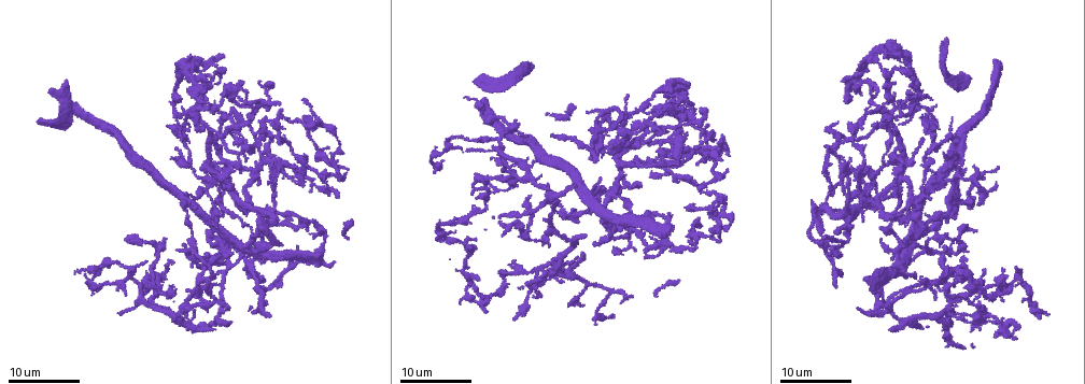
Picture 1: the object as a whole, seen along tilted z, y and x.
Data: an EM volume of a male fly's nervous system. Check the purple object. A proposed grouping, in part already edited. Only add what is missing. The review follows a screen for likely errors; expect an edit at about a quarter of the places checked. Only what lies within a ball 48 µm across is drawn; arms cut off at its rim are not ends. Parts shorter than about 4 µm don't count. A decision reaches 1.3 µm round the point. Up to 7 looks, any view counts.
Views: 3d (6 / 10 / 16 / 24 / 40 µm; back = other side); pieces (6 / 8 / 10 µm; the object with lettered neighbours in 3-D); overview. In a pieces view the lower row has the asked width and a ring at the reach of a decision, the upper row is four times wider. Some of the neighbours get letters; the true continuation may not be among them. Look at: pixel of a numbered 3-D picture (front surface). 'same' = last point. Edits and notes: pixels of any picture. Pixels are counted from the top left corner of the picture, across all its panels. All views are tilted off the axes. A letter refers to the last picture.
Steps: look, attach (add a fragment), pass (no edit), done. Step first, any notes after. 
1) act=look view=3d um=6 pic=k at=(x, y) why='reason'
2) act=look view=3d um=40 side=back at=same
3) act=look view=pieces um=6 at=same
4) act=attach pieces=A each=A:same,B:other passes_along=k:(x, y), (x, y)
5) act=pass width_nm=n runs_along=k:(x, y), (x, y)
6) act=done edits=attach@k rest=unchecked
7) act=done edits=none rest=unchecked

act=look view=3d um=16 pic=1 at=(527, 134) why='tapers out'

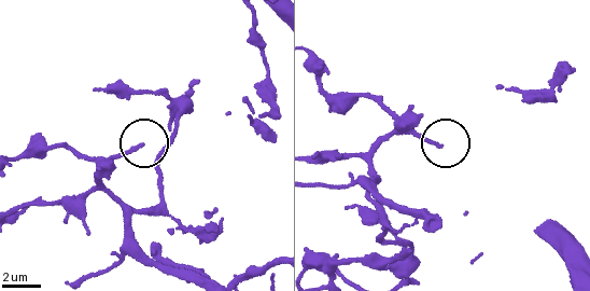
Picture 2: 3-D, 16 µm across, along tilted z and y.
act=look view=pieces um=6 pic=2 at=(441, 144)

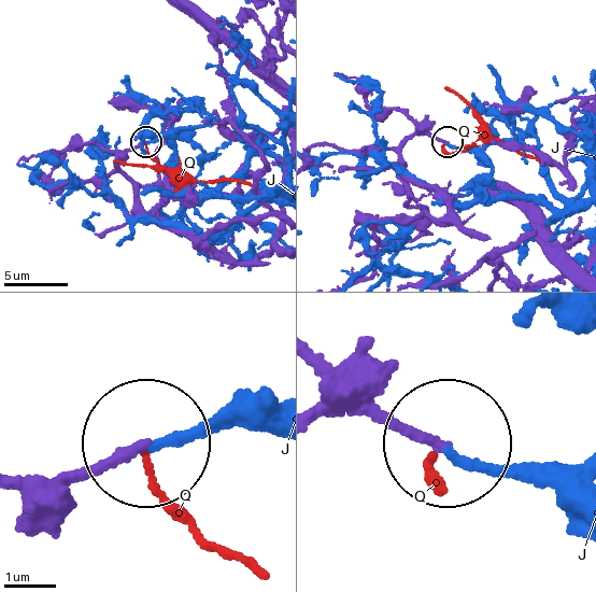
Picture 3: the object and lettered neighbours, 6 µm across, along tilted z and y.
act=pass width_nm=180 each=J:other,Q:other found='none of them fits'

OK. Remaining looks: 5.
act=look view=3d um=16 pic=1 at=(948, 268) why='branch stops here'

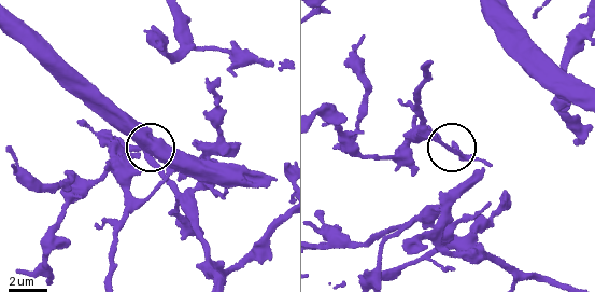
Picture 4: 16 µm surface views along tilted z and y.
act=look view=pieces um=6 pic=4 at=(456, 142)

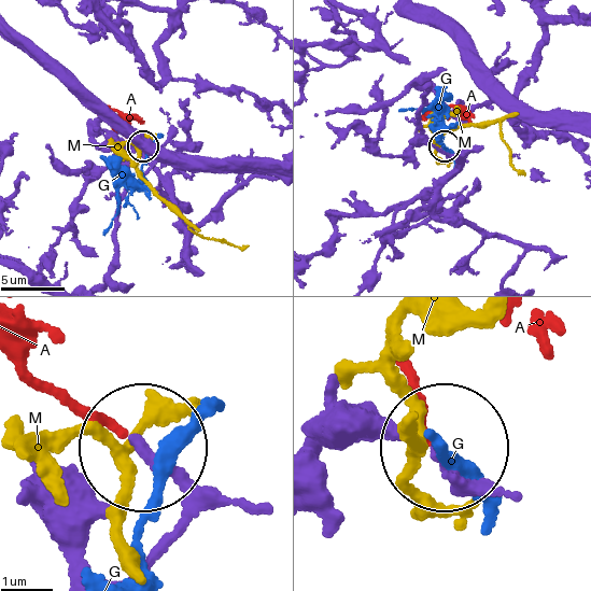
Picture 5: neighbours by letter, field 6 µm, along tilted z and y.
act=attach pieces=A each=A:same,G:other,M:other passes_along=5:(123, 427), (28, 368), (24, 324) found='the cell continues'

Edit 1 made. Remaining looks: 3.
act=look view=overview

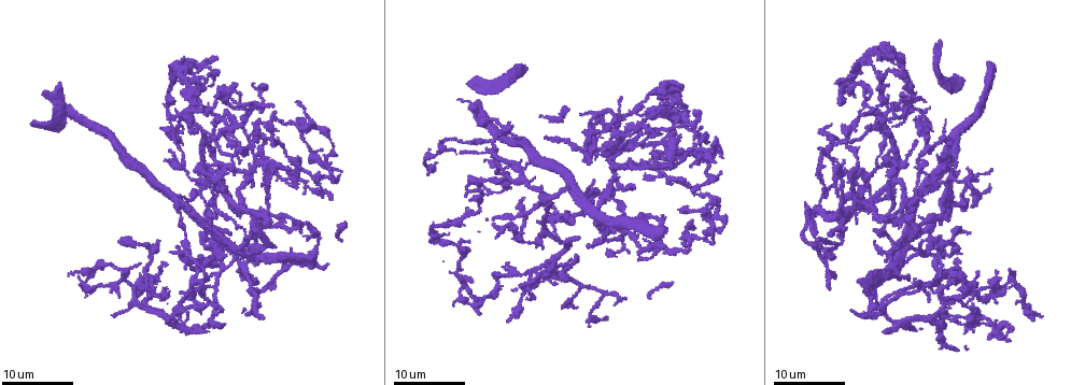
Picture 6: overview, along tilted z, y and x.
act=look view=3d um=16 pic=6 at=(233, 137)

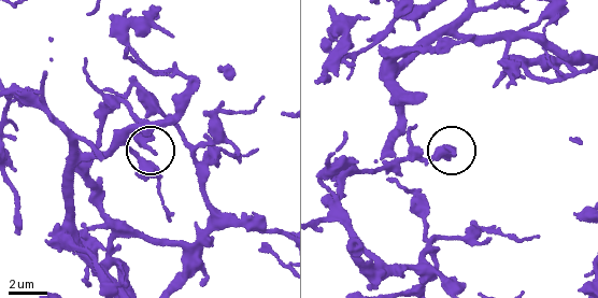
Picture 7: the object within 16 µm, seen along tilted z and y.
act=look view=pieces um=8 pic=7 at=(153, 154)

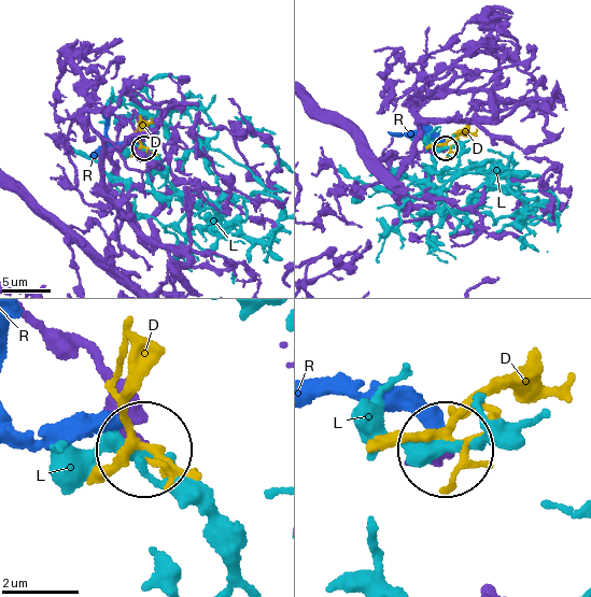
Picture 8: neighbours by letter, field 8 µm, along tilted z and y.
act=pass width_nm=210 each=D:other,L:other,R:other found='none of them fits'

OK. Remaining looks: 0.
act=done edits=attach@5 rest=unchecked

